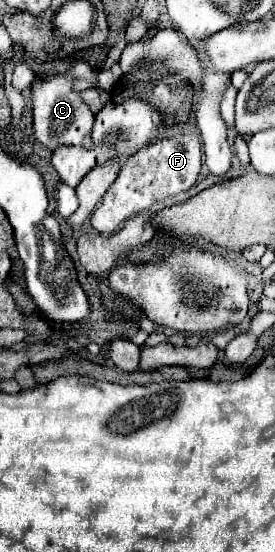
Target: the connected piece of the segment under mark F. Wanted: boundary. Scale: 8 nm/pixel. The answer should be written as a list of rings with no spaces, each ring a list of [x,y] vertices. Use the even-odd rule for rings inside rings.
[[[185,133],[155,141],[153,145],[129,157],[127,163],[121,167],[115,183],[107,189],[101,205],[95,209],[91,217],[93,229],[99,233],[115,233],[115,229],[121,229],[121,225],[137,213],[147,211],[155,203],[169,199],[171,195],[175,195],[175,191],[187,191],[197,181],[199,153],[199,137],[195,133]]]

